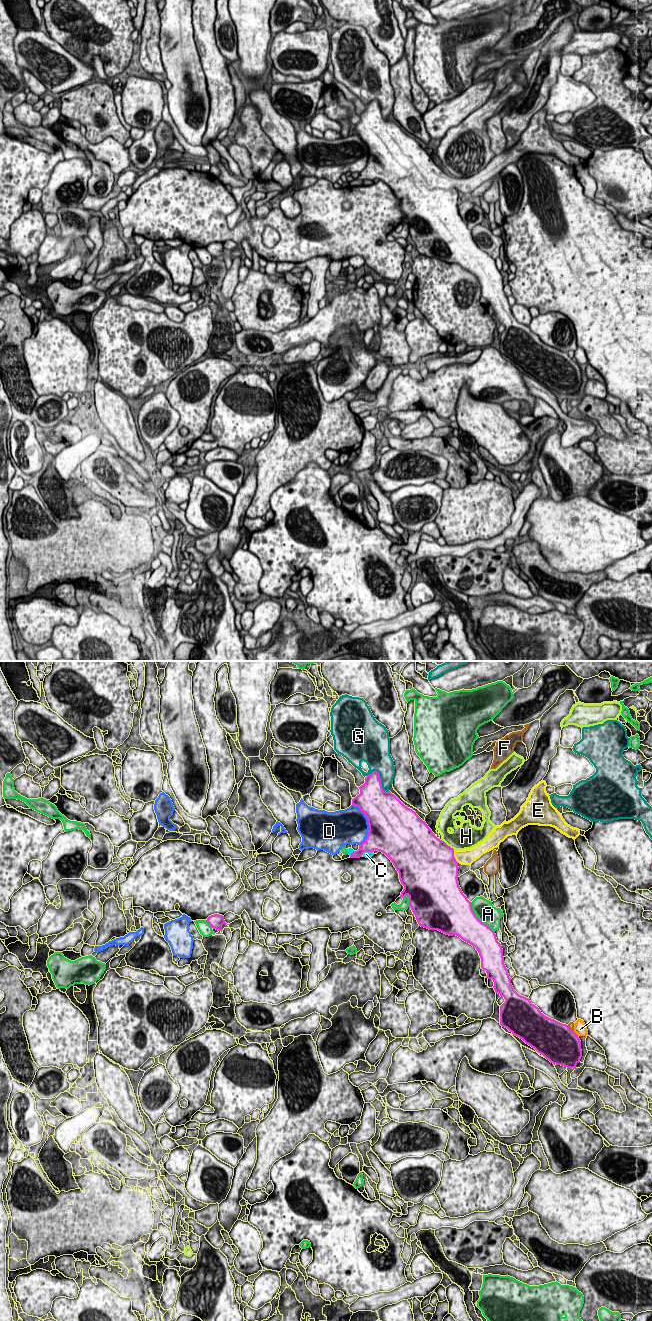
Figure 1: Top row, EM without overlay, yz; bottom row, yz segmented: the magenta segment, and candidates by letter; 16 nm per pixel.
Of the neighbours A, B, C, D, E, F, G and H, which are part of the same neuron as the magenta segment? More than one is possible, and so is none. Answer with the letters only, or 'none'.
E

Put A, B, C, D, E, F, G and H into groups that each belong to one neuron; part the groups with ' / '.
A / B / C / D / E / F / G / H

